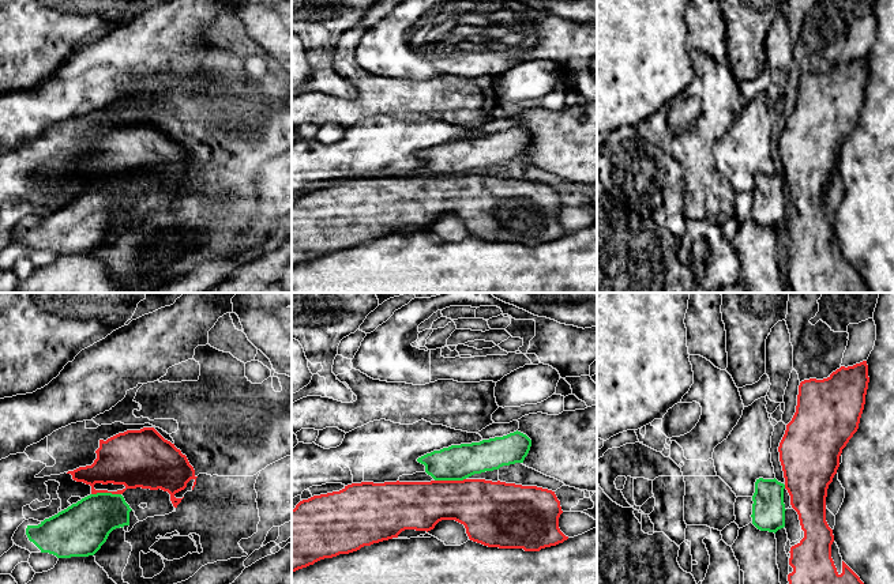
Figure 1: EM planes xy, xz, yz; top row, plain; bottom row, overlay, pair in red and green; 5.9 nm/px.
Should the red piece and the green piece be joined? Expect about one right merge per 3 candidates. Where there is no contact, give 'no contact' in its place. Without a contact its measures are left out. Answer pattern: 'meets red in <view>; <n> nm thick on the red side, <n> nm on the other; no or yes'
meets red in xz; 320 nm thick on the red side, 200 nm on the other; no

